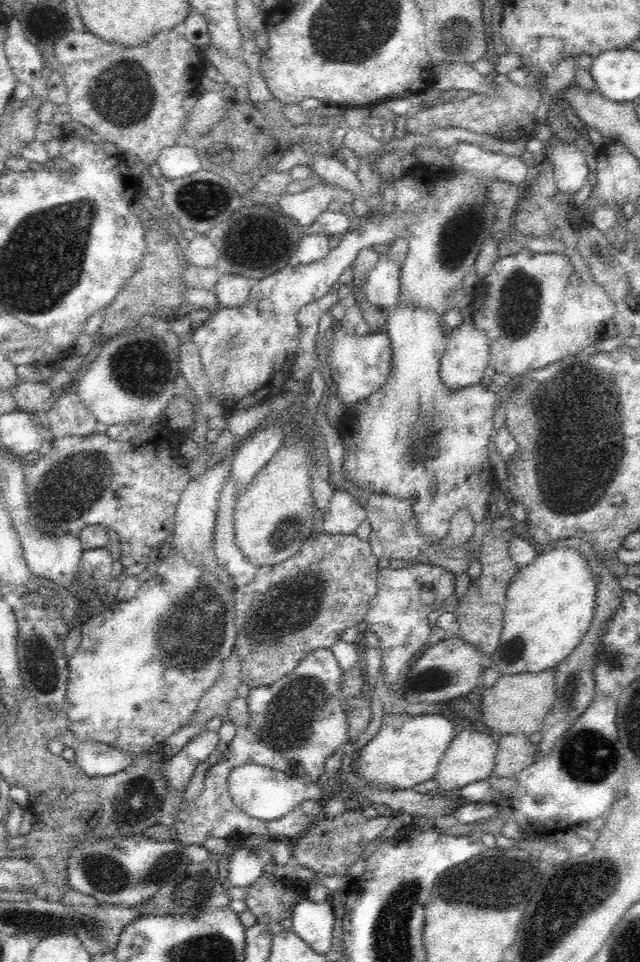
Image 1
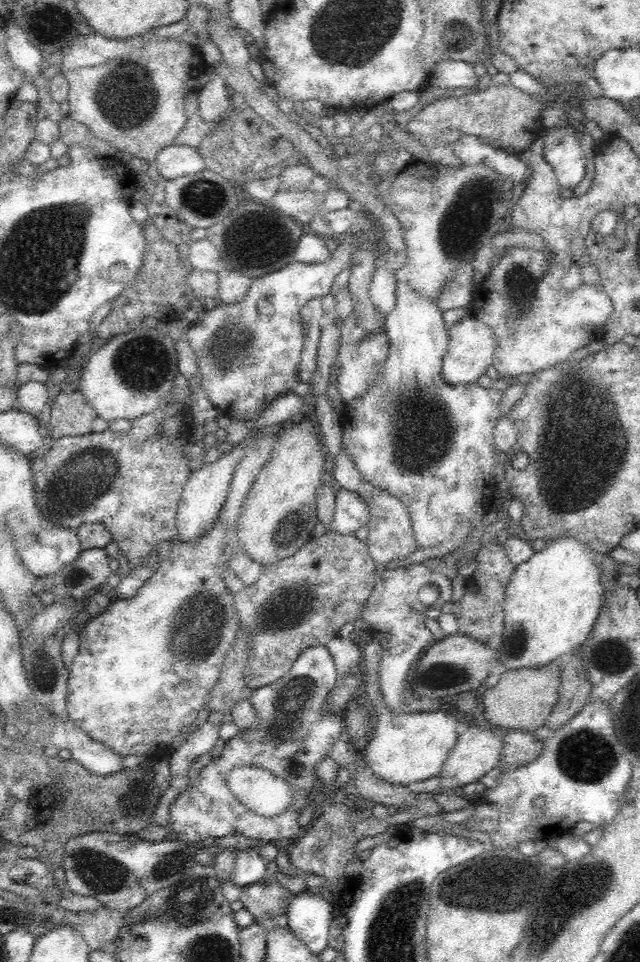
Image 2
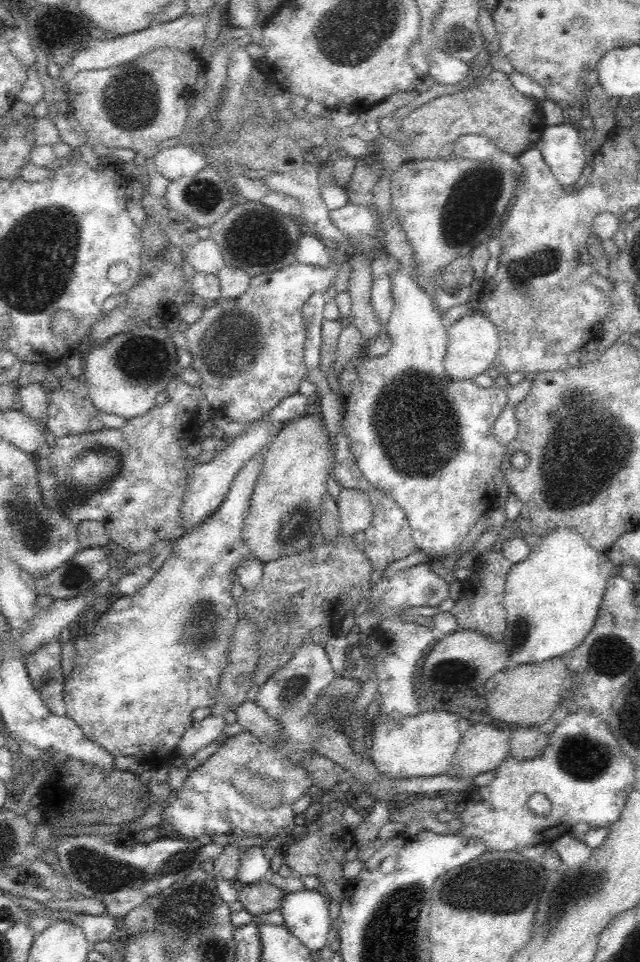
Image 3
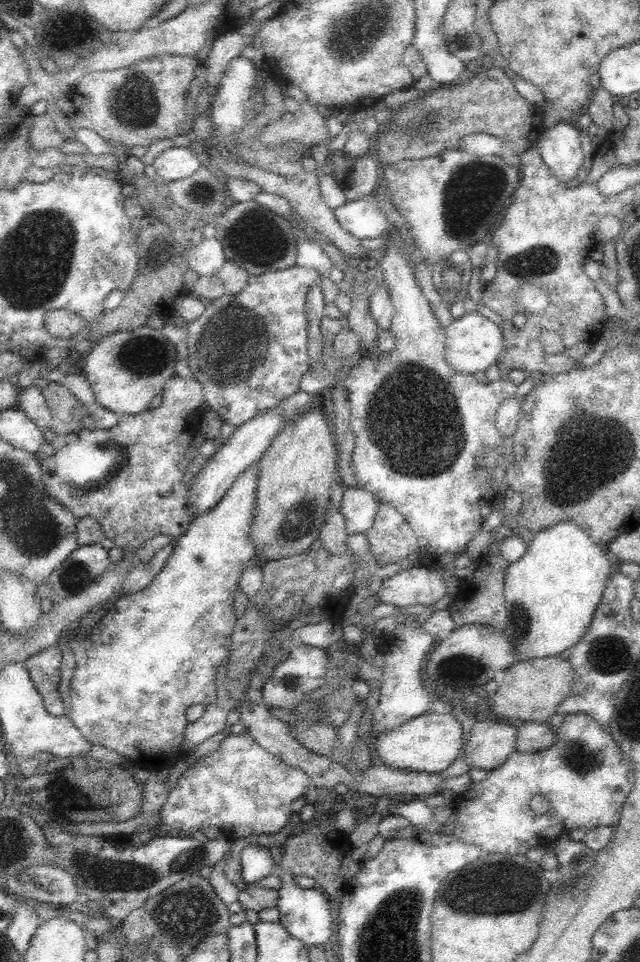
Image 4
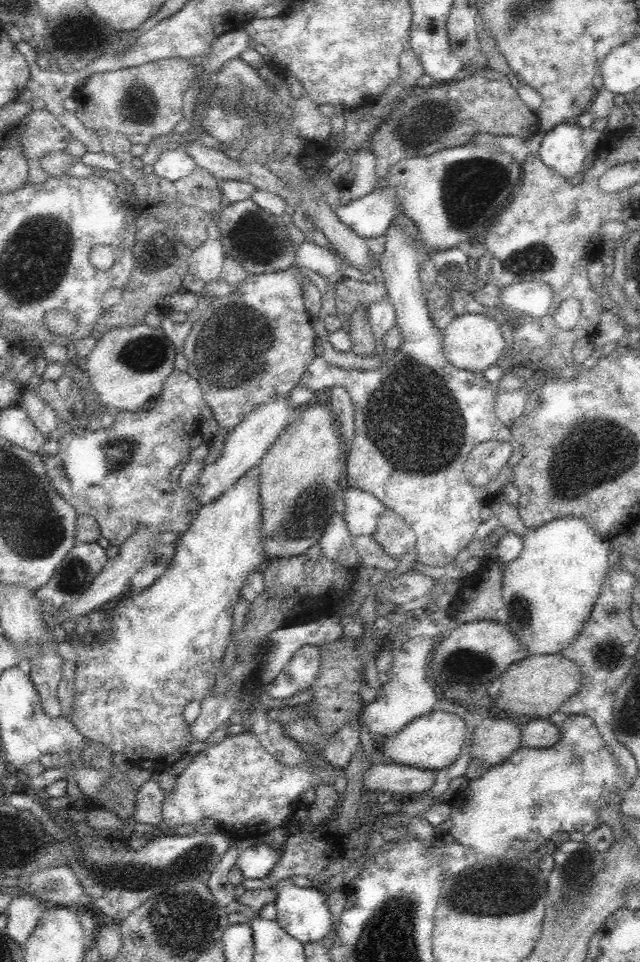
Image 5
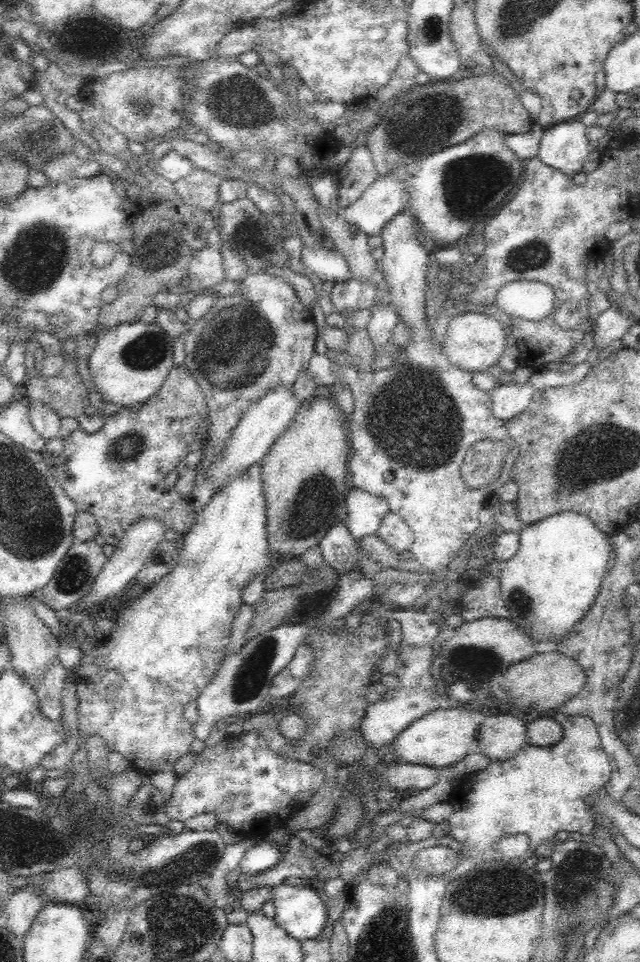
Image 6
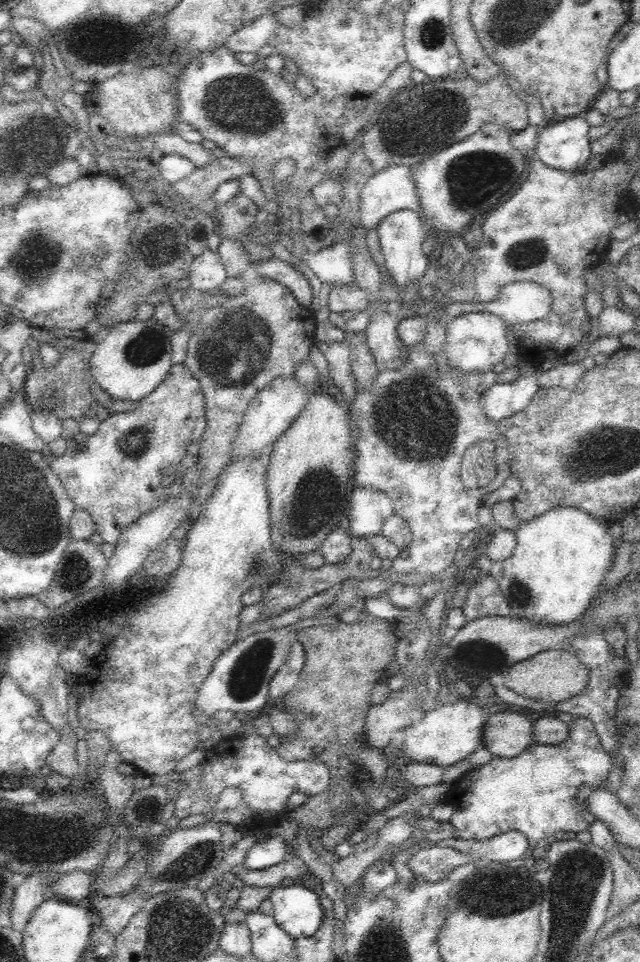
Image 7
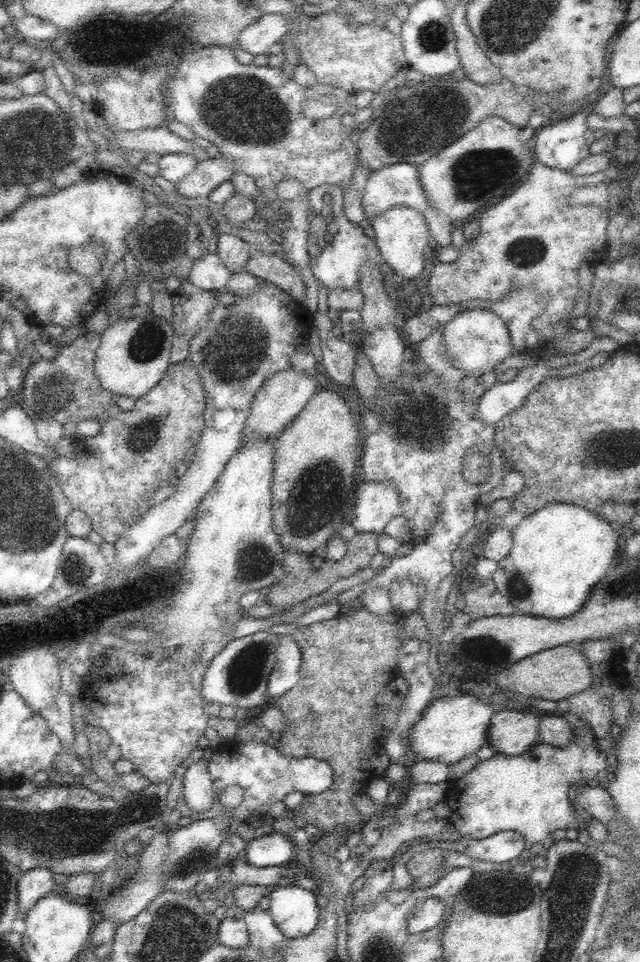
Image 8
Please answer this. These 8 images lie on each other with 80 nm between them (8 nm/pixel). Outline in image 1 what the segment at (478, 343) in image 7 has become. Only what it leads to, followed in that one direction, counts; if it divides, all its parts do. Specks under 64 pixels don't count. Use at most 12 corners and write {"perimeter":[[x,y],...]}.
{"perimeter":[[484,330],[447,331],[439,375],[450,391],[480,383],[489,364]]}

